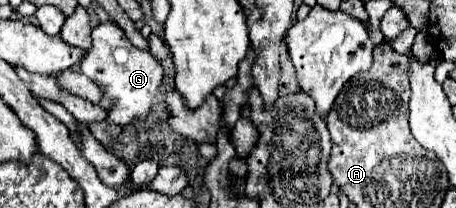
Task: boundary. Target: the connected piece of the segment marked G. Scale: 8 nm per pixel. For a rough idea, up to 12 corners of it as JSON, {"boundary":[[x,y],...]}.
{"boundary":[[115,23],[93,29],[81,73],[97,83],[107,121],[143,121],[161,63]]}

